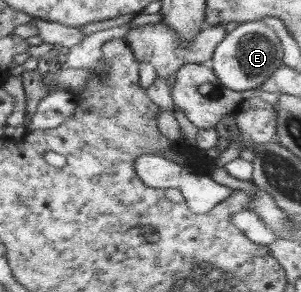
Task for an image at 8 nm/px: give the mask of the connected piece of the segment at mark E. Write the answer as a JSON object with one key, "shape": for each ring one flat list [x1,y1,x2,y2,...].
{"shape":[[248,21,227,32,215,48,210,66,220,87,244,92,263,85,283,65,283,54,280,39,271,26,261,21]]}

